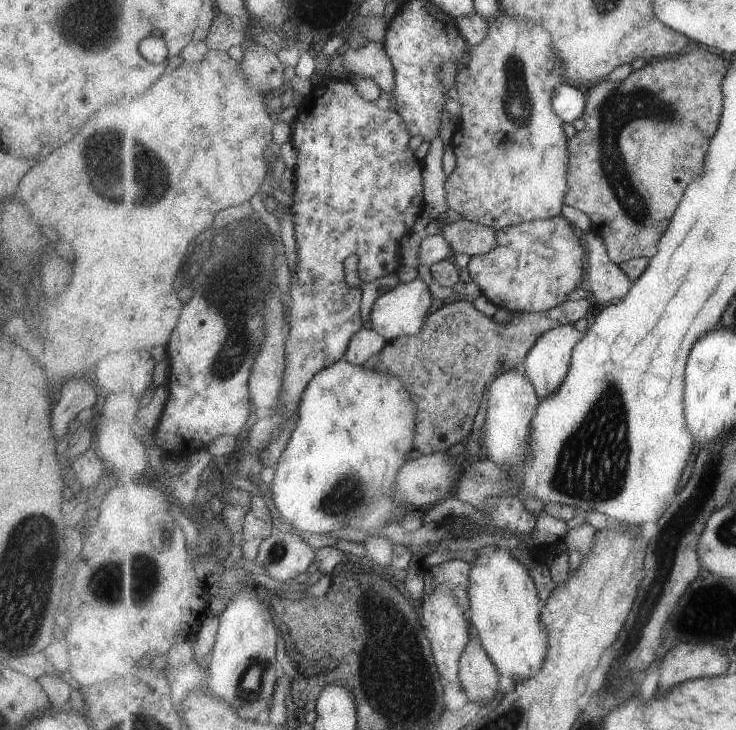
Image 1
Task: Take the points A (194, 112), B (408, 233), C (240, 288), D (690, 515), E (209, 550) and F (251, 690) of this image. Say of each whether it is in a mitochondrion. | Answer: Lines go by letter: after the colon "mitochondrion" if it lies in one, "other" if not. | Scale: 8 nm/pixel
A: other
B: other
C: mitochondrion
D: mitochondrion
E: mitochondrion
F: mitochondrion

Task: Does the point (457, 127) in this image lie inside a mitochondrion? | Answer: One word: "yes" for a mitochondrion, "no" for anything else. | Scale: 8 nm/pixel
no

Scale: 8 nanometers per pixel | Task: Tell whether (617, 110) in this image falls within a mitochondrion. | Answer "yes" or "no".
yes

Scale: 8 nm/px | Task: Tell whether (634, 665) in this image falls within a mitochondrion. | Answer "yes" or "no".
no

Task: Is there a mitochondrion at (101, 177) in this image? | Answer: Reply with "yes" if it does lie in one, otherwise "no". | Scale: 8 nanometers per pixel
yes

